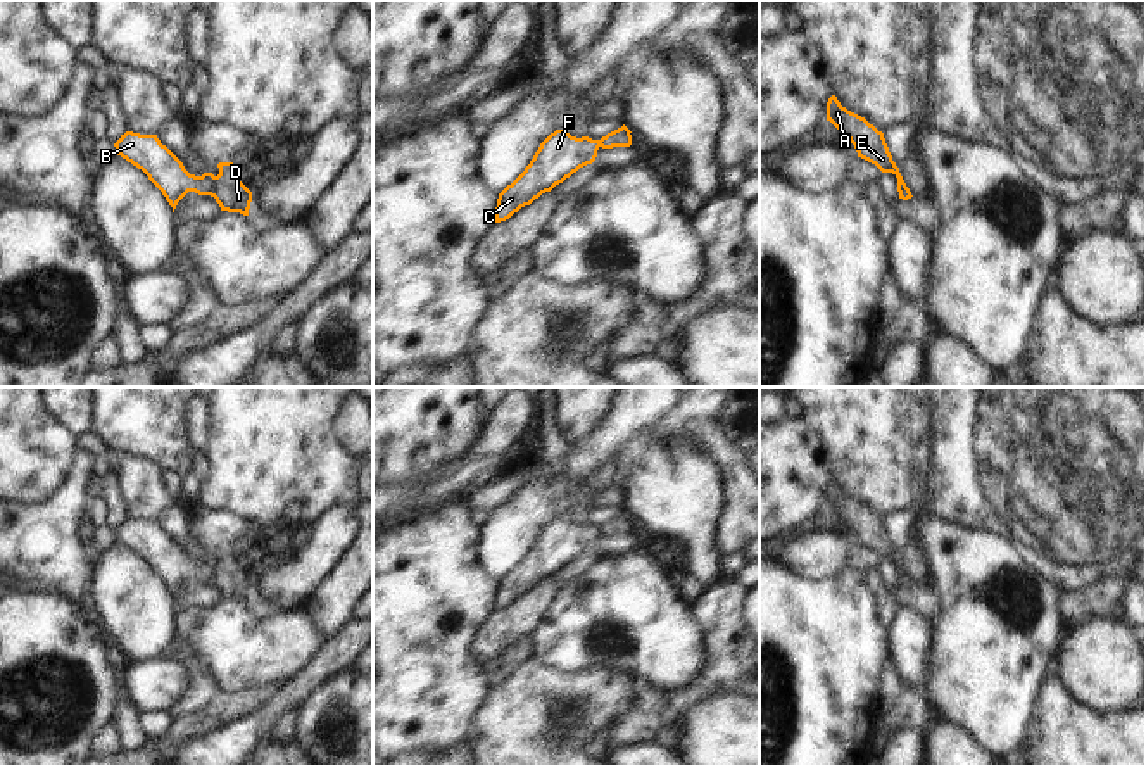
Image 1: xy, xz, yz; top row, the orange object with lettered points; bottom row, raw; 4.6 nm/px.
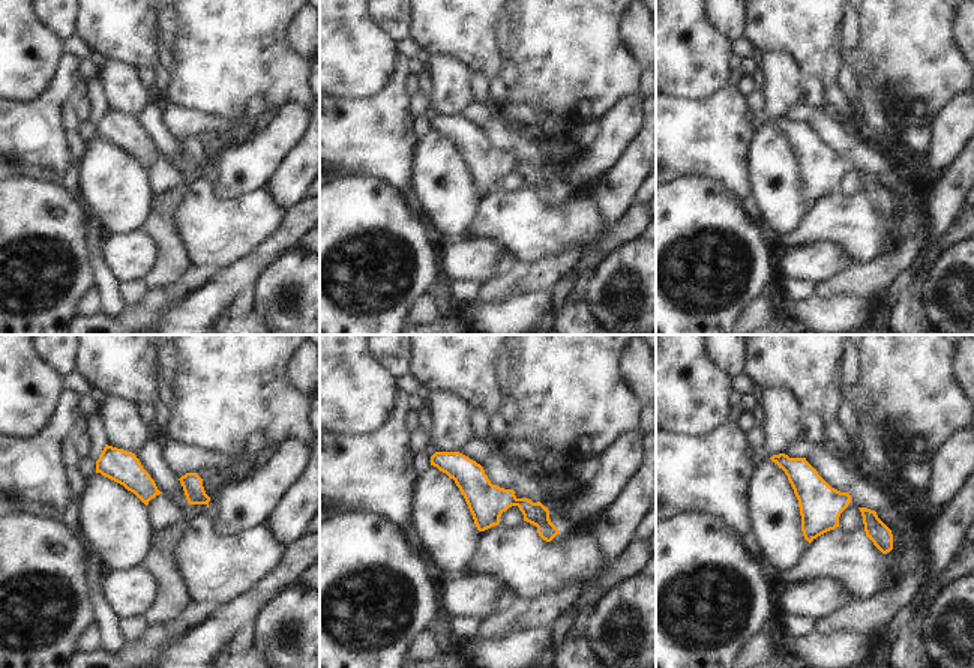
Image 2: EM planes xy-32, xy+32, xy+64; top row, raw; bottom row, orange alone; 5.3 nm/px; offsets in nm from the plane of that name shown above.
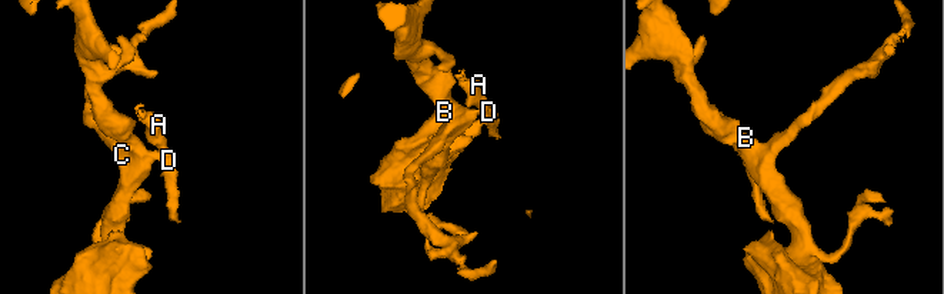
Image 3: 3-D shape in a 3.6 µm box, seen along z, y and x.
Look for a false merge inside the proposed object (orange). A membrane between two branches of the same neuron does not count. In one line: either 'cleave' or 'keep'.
cleave

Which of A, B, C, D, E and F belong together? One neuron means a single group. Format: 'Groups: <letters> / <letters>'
Groups: A D E / B C F.

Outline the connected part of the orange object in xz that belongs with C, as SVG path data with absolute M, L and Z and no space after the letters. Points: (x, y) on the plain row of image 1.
M564 516L551 520L525 558L499 580L495 610L509 606L580 554L592 551L599 534L599 527L589 523L576 525Z

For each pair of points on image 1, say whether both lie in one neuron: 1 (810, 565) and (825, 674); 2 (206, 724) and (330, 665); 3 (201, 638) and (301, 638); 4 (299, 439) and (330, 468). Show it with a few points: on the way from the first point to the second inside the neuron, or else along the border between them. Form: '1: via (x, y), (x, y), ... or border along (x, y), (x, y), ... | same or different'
1: border along (777, 562), (806, 579), (827, 579), (844, 569) | different
2: border along (278, 688), (240, 719) | different
3: via (225, 638), (277, 638) | same
4: via (306, 446), (323, 463) | same

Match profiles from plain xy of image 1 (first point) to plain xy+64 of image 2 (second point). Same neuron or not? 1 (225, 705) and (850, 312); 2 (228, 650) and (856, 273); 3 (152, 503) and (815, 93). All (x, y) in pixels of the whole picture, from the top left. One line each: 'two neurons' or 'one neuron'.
1: two neurons
2: two neurons
3: two neurons

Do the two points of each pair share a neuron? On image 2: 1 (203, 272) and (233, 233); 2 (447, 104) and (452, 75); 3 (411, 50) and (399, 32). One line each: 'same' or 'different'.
1: different
2: same
3: different

